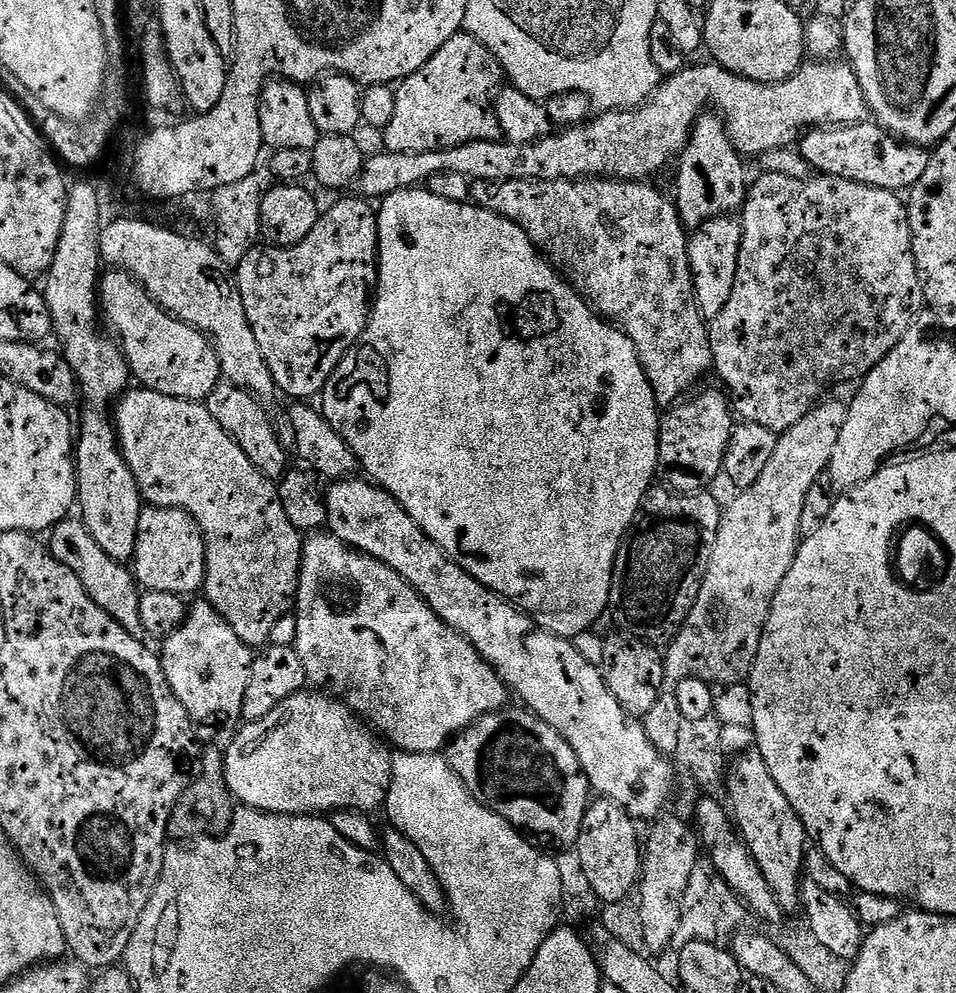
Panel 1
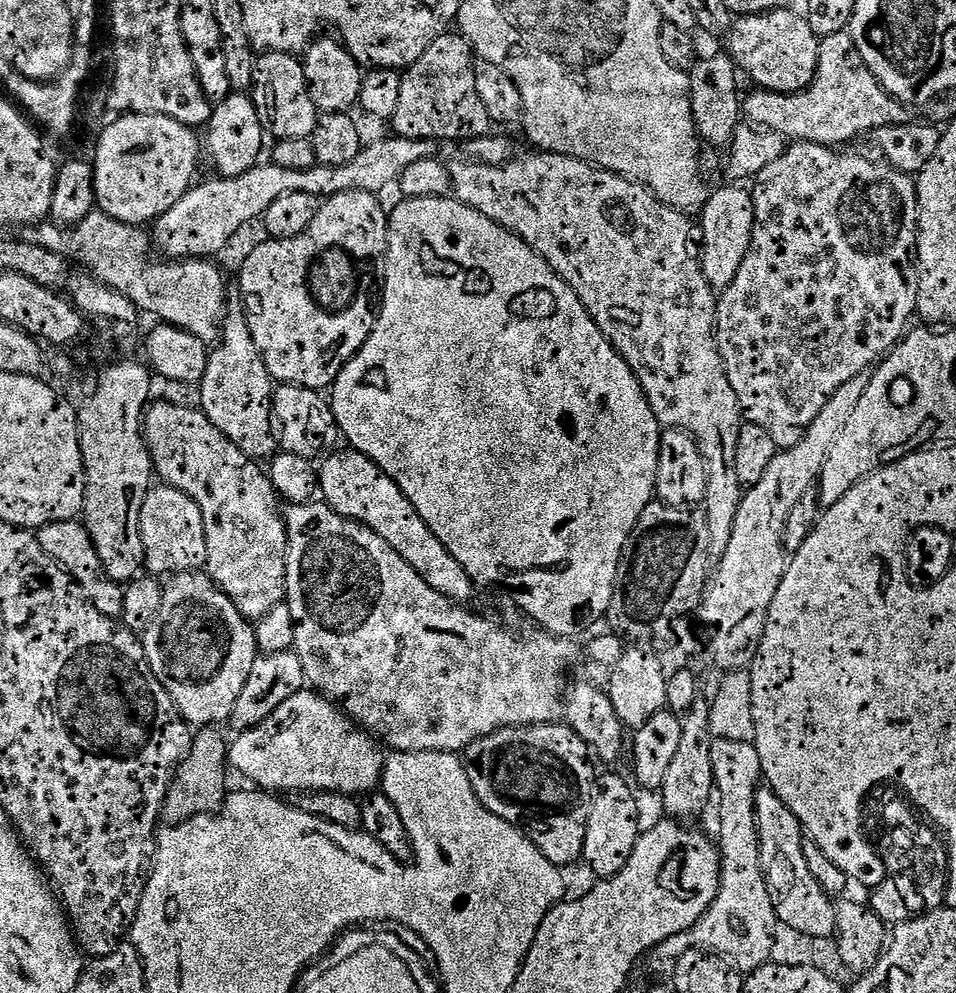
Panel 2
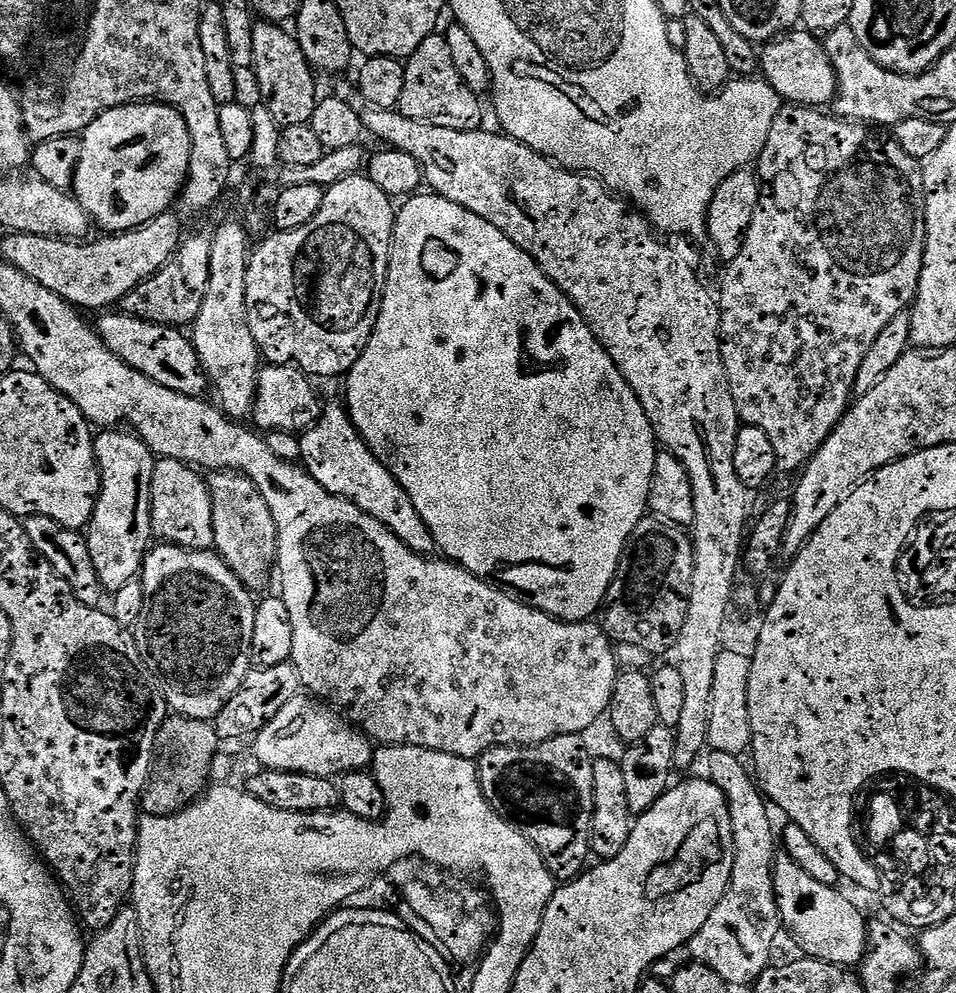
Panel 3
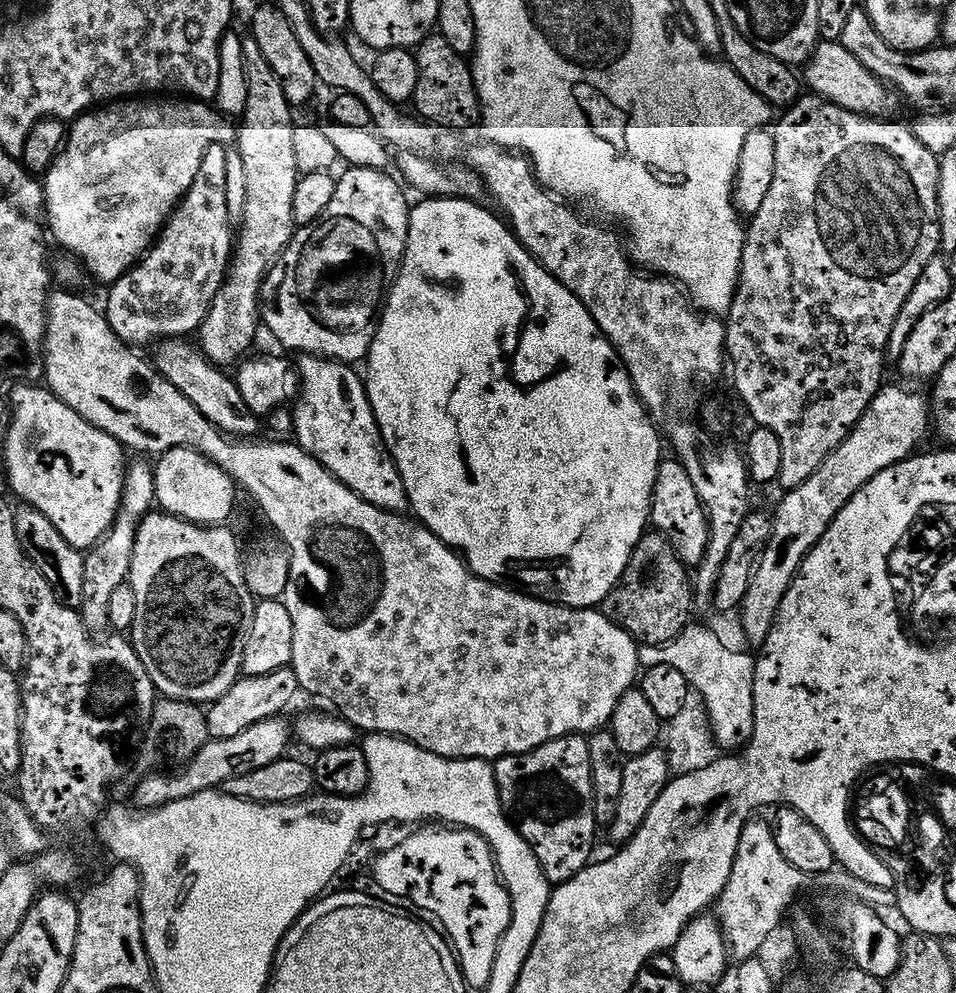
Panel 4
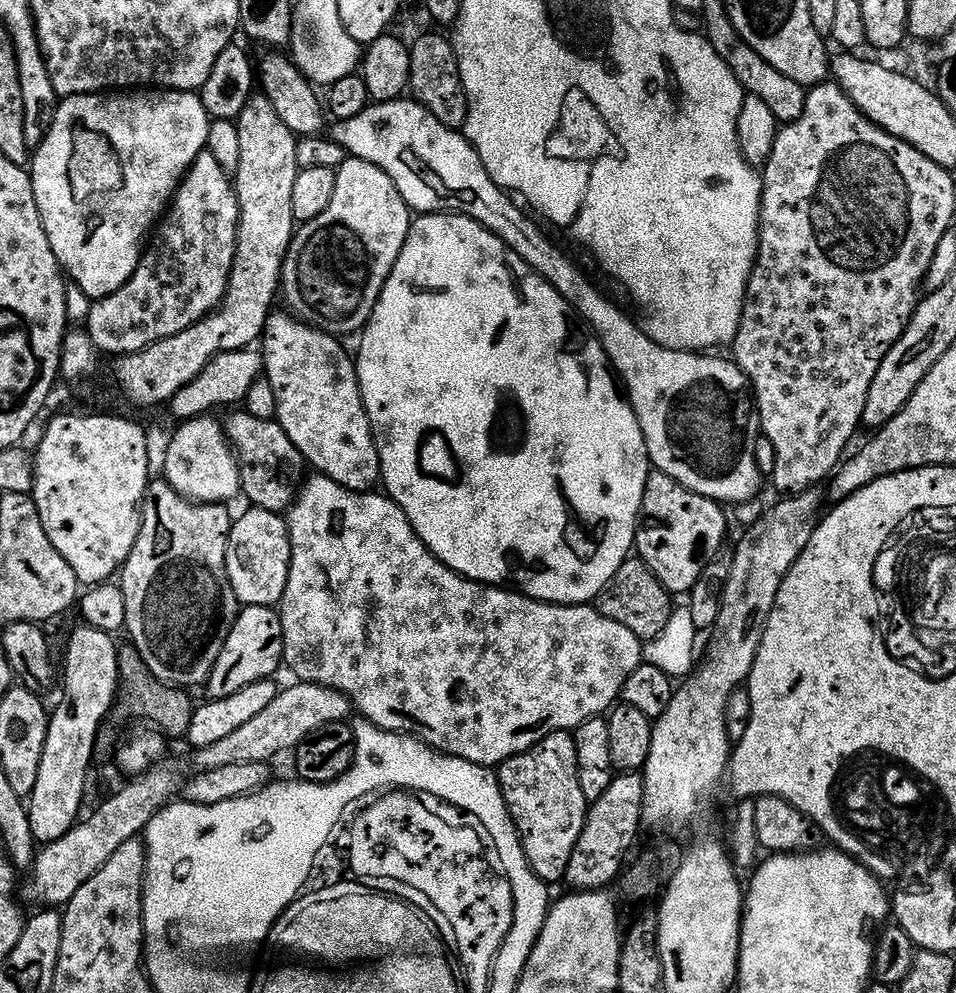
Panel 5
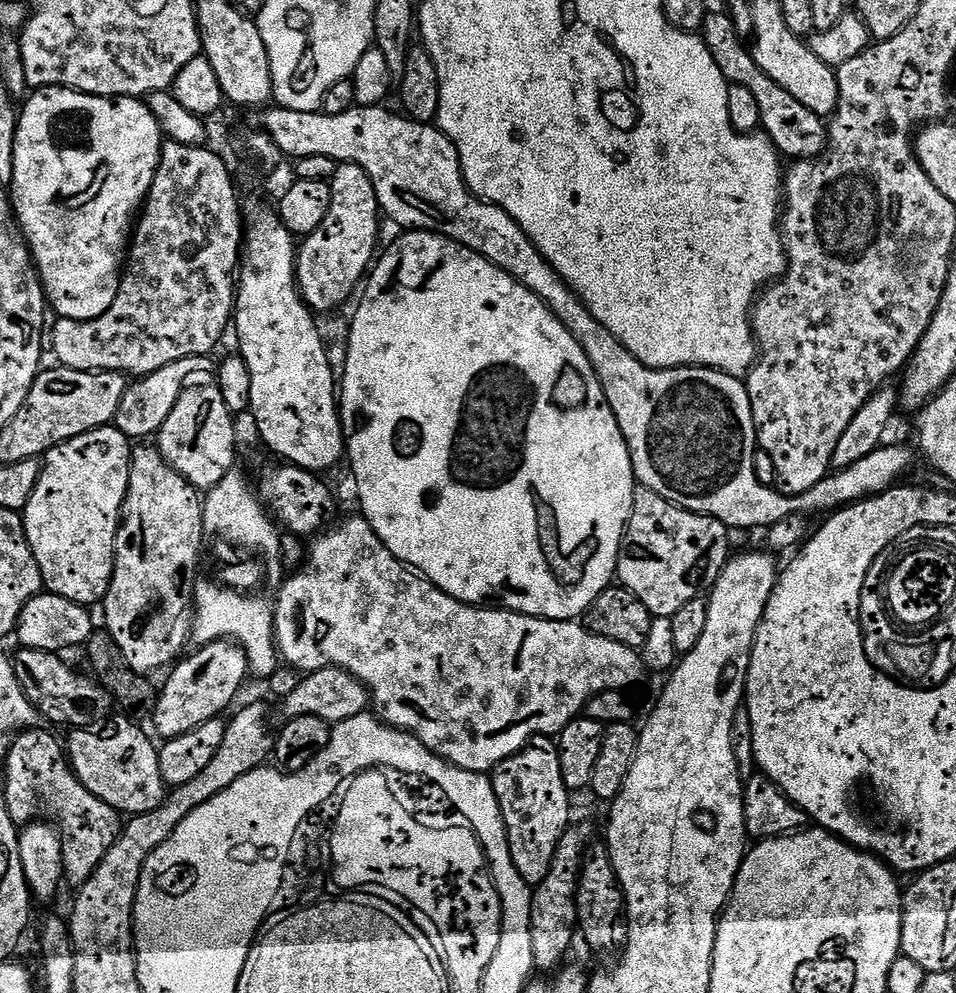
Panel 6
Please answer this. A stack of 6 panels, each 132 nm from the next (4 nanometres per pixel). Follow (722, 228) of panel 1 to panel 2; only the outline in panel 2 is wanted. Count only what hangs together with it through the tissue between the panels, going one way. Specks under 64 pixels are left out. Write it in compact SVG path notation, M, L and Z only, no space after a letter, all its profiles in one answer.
M728 184L709 195L698 217L698 236L704 239L704 245L701 248L699 245L698 255L706 282L710 282L713 290L726 289L734 278L738 278L738 270L750 250L756 221L752 193L747 187L744 189L736 184Z

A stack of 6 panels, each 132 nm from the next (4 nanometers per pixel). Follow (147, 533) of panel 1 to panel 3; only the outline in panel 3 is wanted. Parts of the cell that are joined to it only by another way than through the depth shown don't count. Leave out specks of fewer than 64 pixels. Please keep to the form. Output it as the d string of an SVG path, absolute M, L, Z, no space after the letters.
M157 459L152 479L152 534L157 541L193 548L199 552L215 549L214 510L208 480L191 464Z

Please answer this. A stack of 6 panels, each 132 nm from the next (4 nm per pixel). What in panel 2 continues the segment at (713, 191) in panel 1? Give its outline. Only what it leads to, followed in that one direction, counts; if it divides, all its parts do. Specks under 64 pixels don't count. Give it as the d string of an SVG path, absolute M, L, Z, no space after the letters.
M722 52L702 61L698 60L689 71L692 85L692 108L696 133L705 145L712 148L727 149L732 136L742 122L742 91L736 85L740 79L737 65L731 55Z

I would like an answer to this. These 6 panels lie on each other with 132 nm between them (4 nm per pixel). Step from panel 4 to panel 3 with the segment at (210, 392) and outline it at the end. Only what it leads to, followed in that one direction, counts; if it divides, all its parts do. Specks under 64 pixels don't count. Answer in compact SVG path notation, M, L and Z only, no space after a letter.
M108 310L101 316L104 317L95 321L94 327L100 333L105 346L122 362L176 393L199 397L205 395L204 390L209 387L209 379L201 368L193 341L187 335L185 337L179 327L133 318L123 310Z

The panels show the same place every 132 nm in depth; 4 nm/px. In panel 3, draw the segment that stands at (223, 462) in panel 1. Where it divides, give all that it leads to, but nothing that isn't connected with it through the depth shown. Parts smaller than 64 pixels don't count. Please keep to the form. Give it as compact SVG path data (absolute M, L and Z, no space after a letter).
M216 470L211 473L208 488L212 491L215 551L249 590L273 583L276 562L276 523L266 498L251 478L238 472Z

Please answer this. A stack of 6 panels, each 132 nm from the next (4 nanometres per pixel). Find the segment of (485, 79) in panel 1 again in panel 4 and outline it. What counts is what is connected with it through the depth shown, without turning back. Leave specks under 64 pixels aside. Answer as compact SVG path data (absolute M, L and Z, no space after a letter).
M439 34L429 35L415 53L417 62L417 88L414 97L415 111L423 119L440 124L444 128L460 132L462 128L481 119L480 97L476 95L476 83L472 68L463 55L456 53Z

